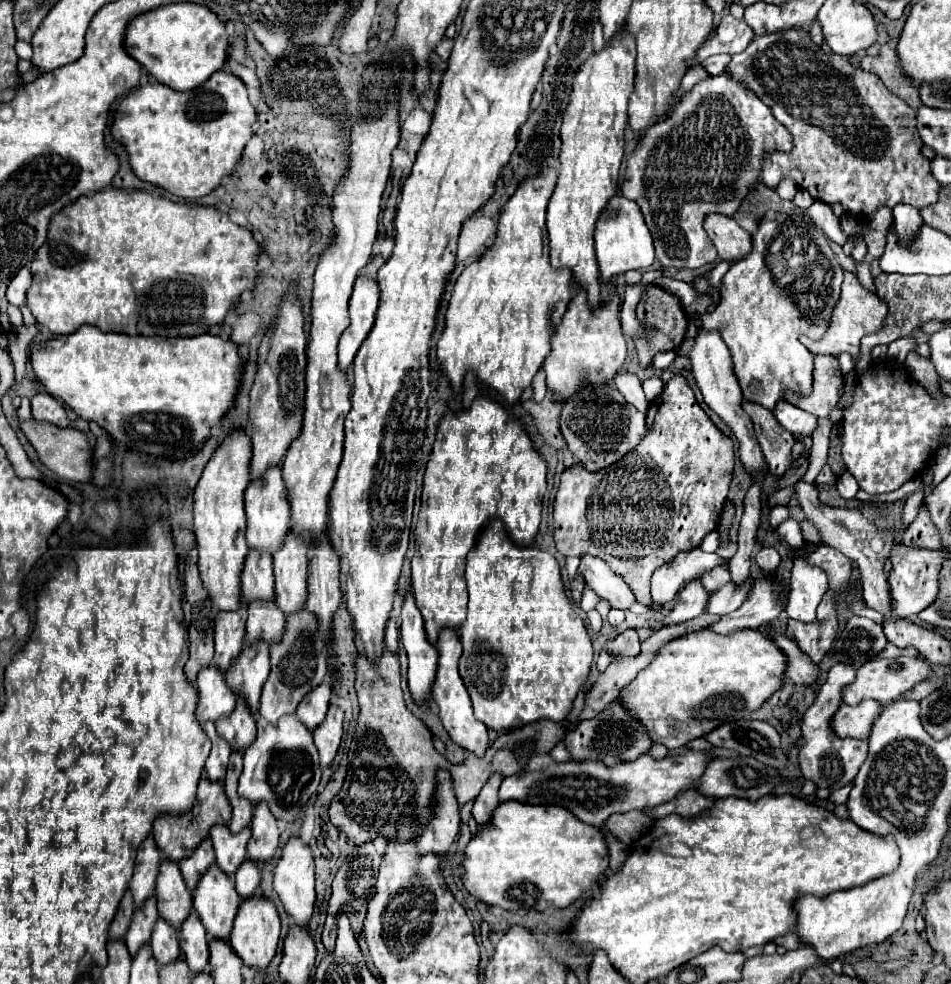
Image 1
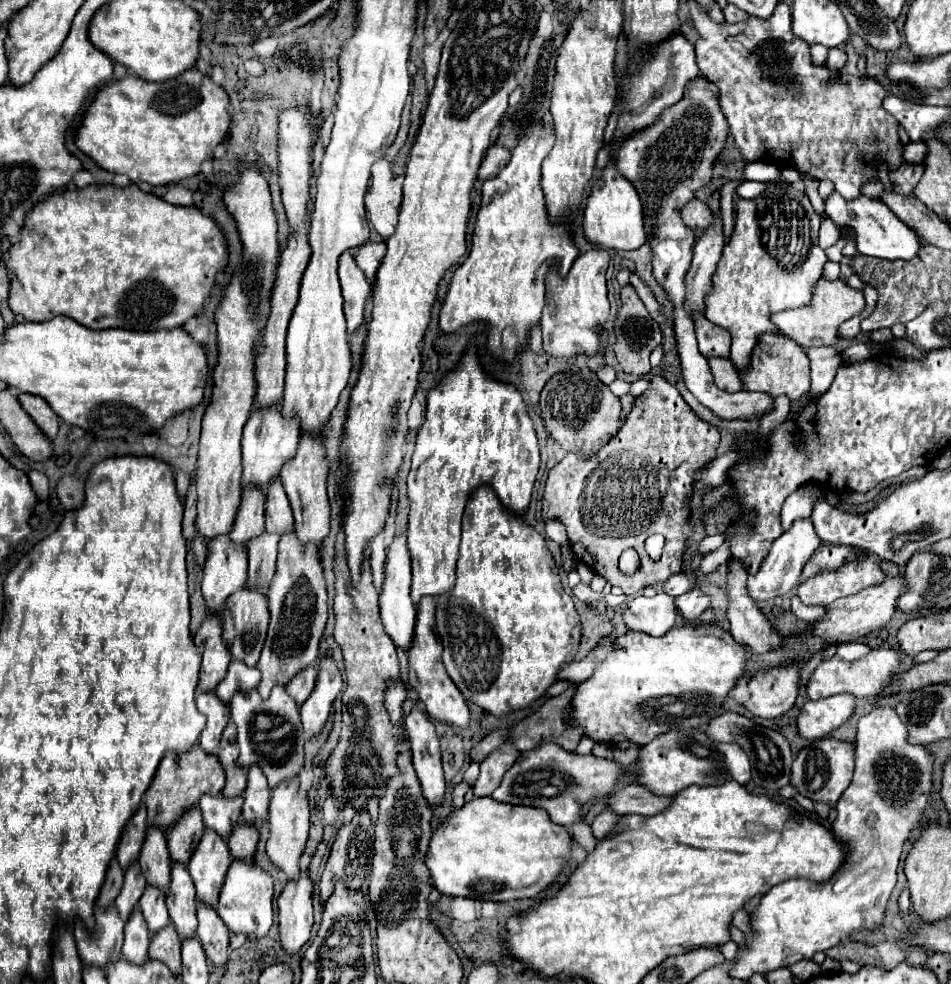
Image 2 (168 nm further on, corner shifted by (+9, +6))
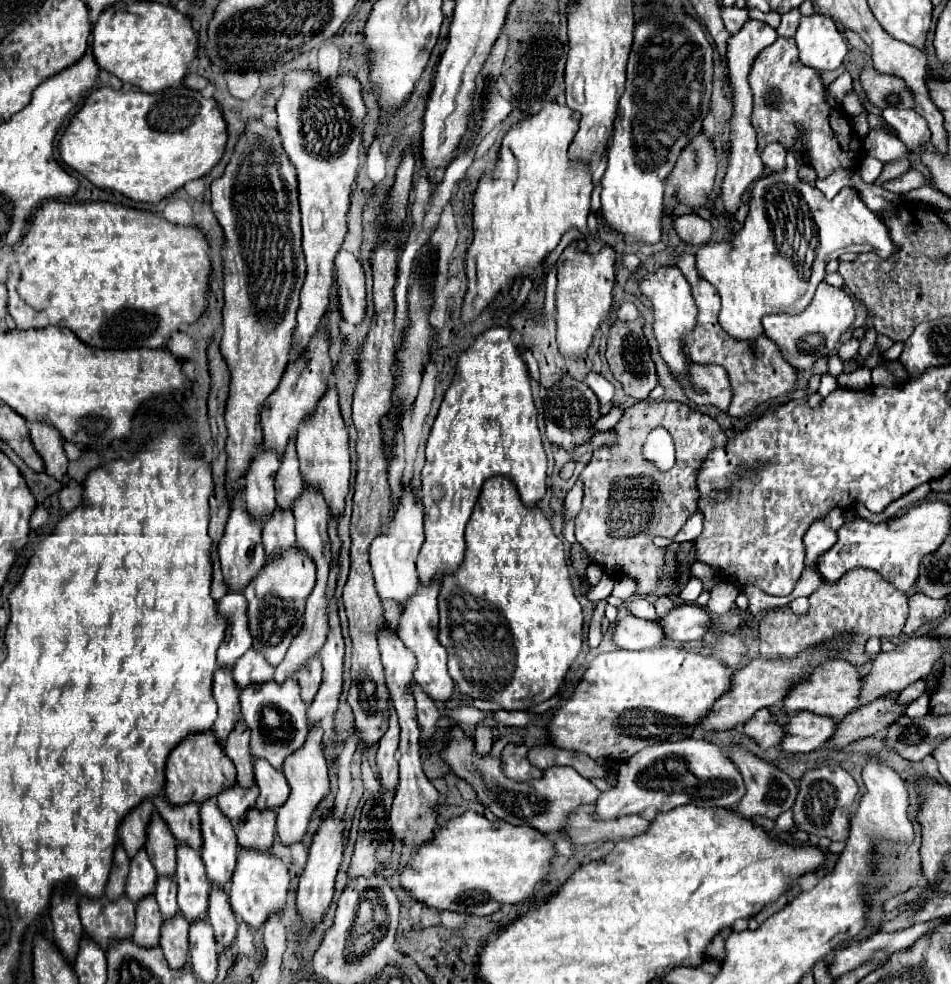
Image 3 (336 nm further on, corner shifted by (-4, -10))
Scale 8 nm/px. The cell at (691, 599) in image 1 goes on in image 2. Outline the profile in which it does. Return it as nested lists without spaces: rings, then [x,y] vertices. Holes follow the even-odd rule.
[[[659,592],[651,598],[635,596],[623,604],[623,622],[629,630],[645,632],[651,636],[661,636],[669,632],[675,624],[677,608],[673,598]]]

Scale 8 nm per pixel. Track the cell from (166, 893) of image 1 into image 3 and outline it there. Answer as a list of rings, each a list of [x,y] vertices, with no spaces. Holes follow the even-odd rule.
[[[154,814],[150,822],[150,836],[146,836],[146,852],[158,876],[174,878],[176,874],[176,840],[166,828],[166,822]]]

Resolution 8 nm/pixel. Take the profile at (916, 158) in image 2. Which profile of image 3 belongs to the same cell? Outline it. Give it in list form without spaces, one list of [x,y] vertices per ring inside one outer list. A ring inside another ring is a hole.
[[[870,130],[864,148],[880,162],[898,162],[902,158],[912,160],[912,152],[906,148],[906,144],[902,144],[900,138],[894,138],[884,130]]]

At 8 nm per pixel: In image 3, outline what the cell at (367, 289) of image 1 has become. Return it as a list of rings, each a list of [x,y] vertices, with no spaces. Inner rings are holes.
[[[340,250],[336,260],[336,284],[340,292],[340,308],[346,322],[352,326],[362,324],[366,314],[366,276],[358,258]]]

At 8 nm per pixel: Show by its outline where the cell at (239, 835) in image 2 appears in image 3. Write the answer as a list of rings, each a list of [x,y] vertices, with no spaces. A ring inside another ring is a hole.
[[[252,808],[246,814],[246,820],[242,820],[242,824],[236,824],[234,828],[236,828],[236,838],[238,838],[240,848],[268,852],[274,842],[276,814],[272,810],[258,812]]]

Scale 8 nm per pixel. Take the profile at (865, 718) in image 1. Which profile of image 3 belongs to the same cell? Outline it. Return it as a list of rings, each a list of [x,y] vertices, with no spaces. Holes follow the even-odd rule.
[[[798,712],[790,724],[784,726],[786,736],[782,750],[786,752],[812,752],[824,748],[834,736],[838,724],[832,716],[818,716],[814,712]]]

